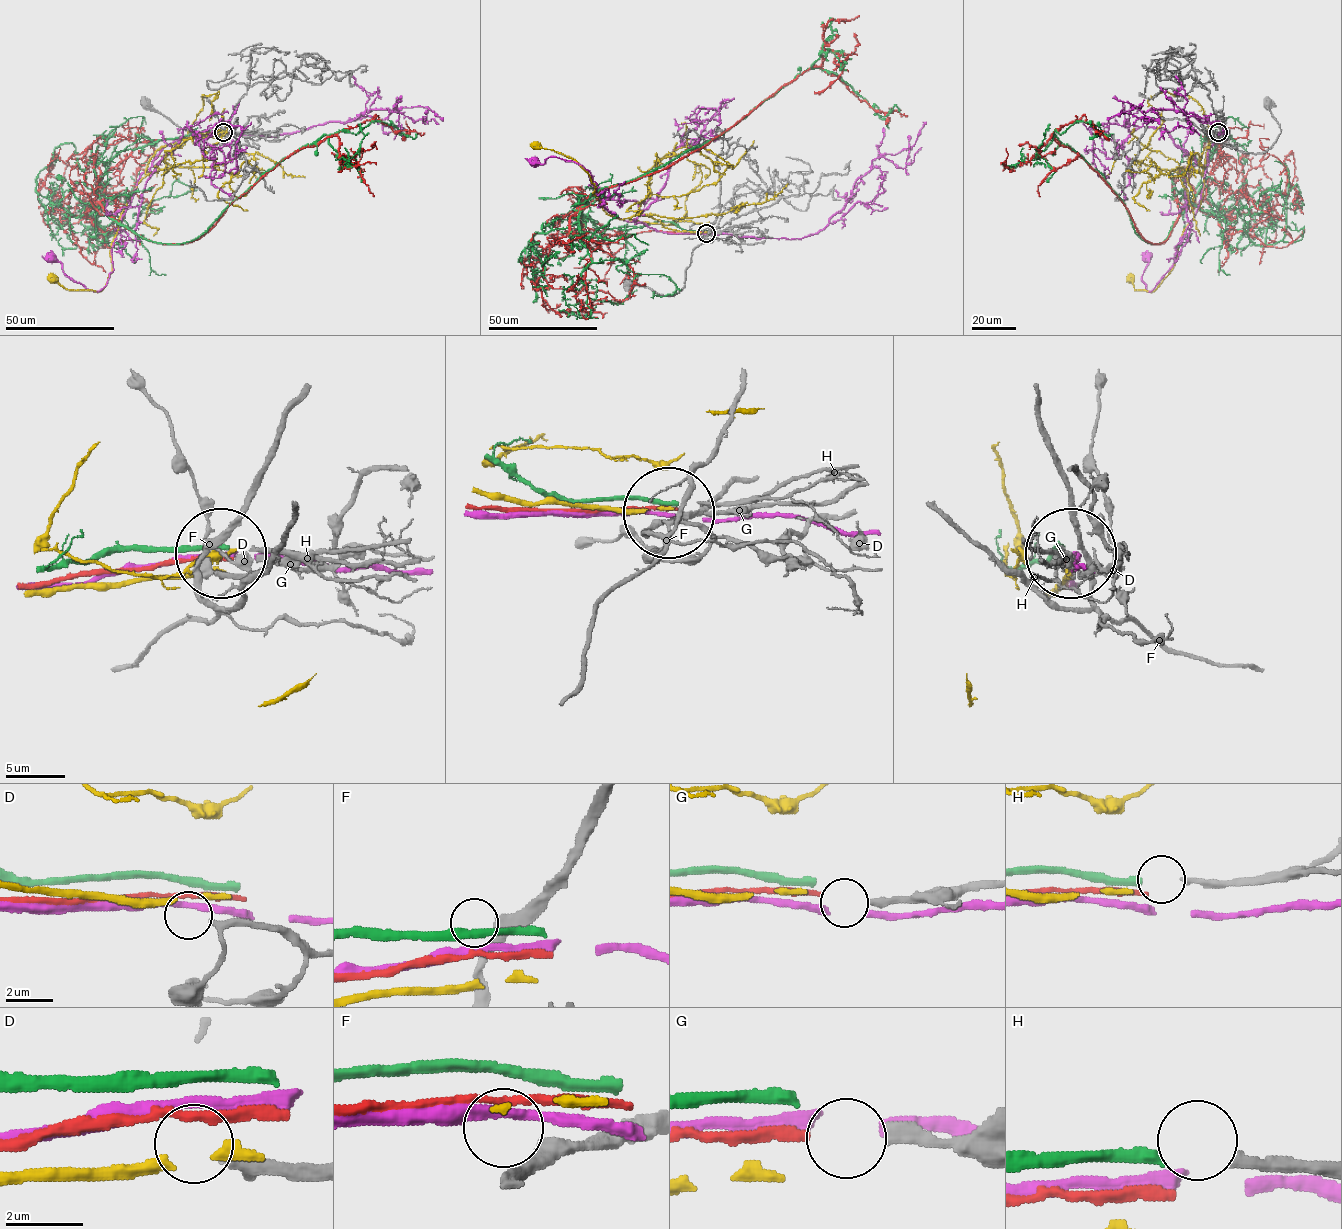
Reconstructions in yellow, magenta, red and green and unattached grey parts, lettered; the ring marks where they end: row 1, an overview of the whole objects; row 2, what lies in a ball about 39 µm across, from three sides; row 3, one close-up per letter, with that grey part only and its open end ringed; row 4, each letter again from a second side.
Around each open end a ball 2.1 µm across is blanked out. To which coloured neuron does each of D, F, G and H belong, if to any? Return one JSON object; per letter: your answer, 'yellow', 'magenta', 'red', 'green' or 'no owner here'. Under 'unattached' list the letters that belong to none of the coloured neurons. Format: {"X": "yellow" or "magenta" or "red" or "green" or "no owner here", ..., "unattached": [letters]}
{"D": "no owner here", "F": "no owner here", "G": "red", "H": "green", "unattached": ["D", "F"]}

